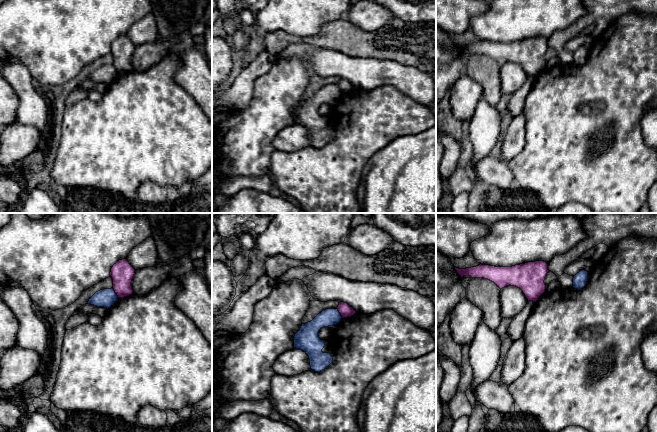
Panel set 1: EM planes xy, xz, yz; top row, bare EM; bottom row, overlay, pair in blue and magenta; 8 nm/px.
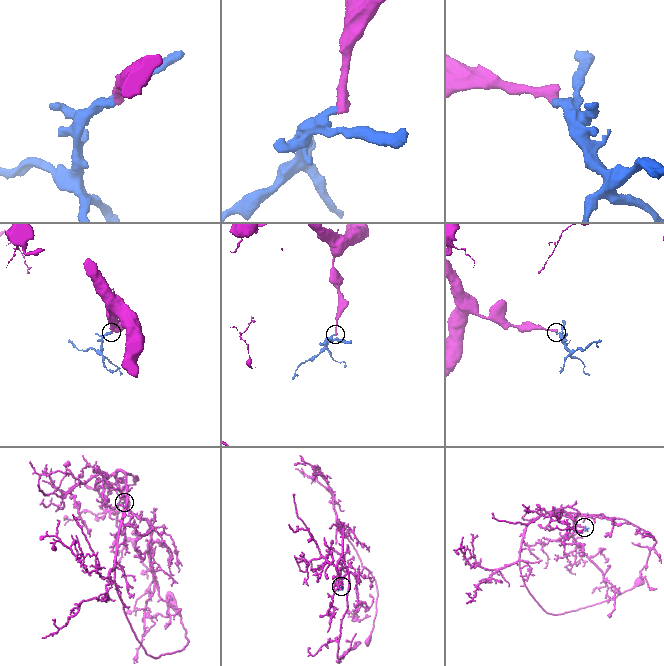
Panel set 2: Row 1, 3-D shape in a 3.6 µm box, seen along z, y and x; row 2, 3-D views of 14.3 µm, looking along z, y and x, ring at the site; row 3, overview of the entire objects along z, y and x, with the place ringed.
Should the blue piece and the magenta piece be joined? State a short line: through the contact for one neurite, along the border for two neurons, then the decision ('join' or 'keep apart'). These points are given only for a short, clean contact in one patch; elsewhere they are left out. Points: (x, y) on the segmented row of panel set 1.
line xy (112, 288), (118, 297); keep apart

